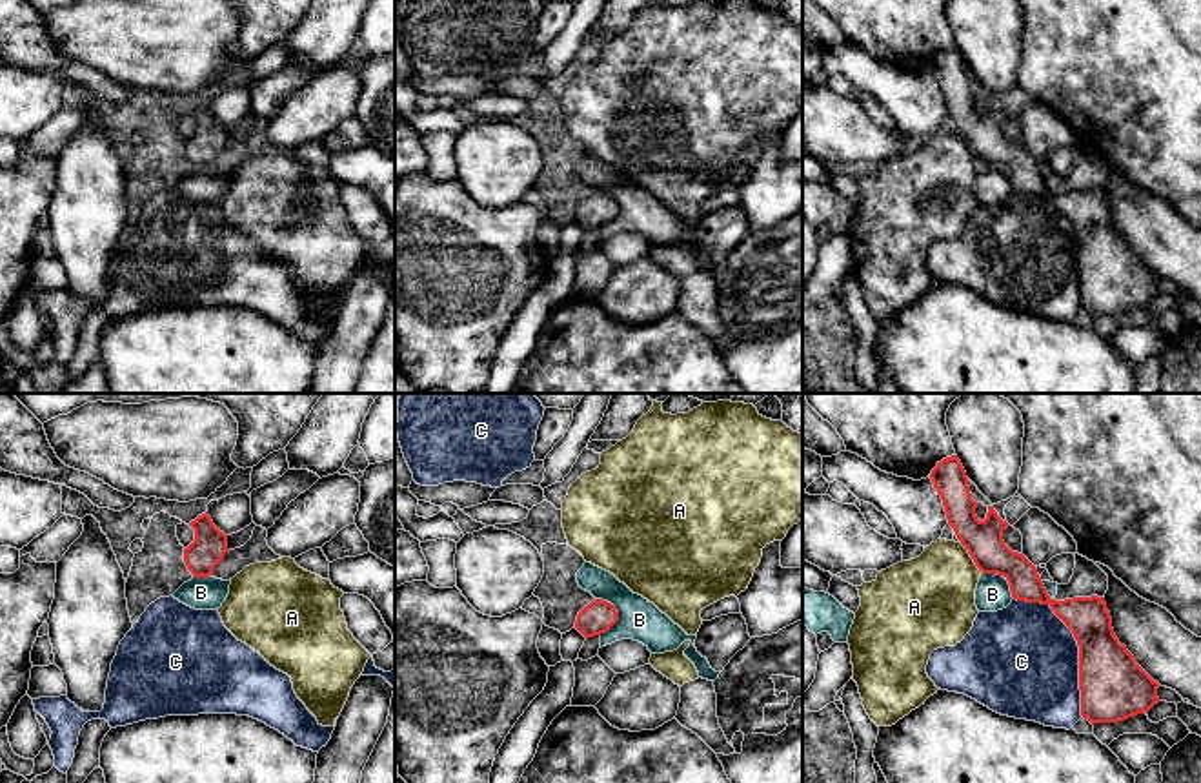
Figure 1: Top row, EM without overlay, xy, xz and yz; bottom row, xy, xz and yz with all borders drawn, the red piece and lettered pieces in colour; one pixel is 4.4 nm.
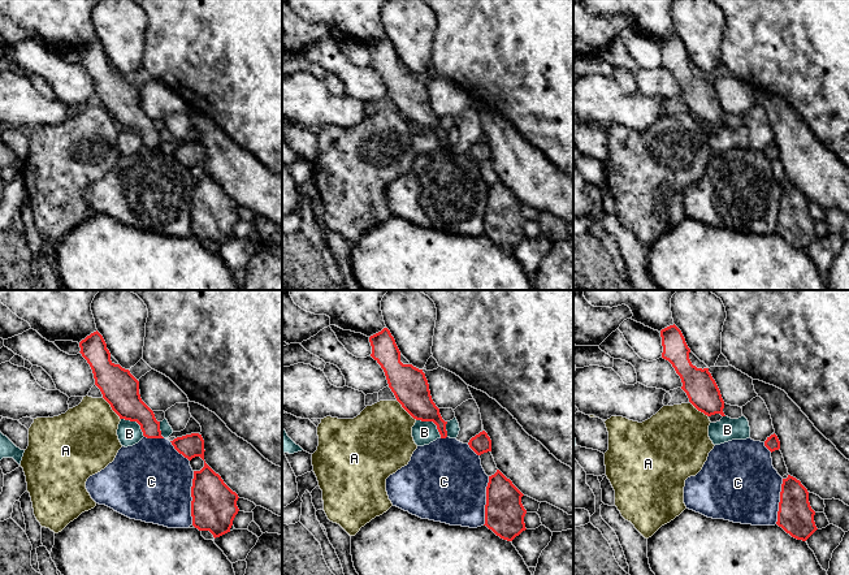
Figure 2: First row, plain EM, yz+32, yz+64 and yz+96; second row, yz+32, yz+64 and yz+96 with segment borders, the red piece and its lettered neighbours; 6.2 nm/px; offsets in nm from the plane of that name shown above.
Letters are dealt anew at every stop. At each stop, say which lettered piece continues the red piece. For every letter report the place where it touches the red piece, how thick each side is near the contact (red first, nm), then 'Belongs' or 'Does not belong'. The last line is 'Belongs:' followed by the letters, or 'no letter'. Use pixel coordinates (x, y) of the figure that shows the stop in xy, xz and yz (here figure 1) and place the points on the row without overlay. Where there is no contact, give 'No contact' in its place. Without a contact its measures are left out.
A: Touches red at yz (970, 148). Thickness 170 nm (red) against 380 nm. Does not belong
B: Touches red at xz (617, 206). Thickness 150 nm (red) against 190 nm. Does not belong
C: Touches red at yz (1078, 237). Thickness 300 nm (red) against 480 nm. Does not belong
Belongs: no letter

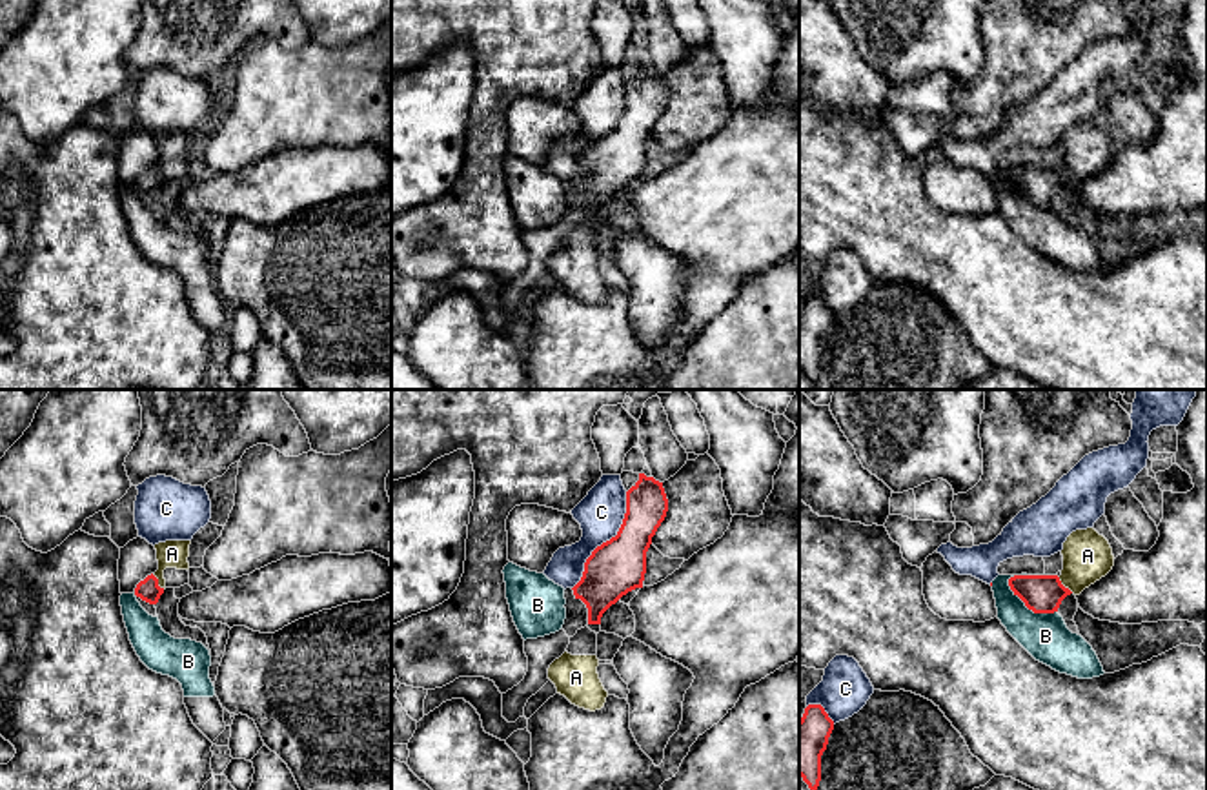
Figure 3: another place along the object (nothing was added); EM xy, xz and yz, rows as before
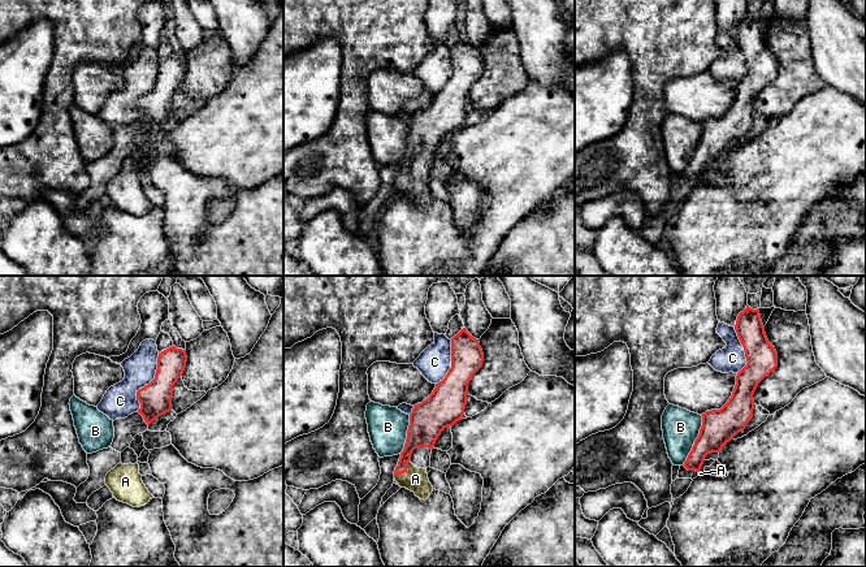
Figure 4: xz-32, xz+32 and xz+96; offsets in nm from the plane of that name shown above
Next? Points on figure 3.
A: Touches red at xy (157, 175). Thickness 100 nm (red) against 130 nm. Belongs
B: Touches red at yz (1029, 201). Thickness 170 nm (red) against 200 nm. Does not belong
C: Touches red at xz (607, 133). Thickness 240 nm (red) against 200 nm. Does not belong
Belongs: A

